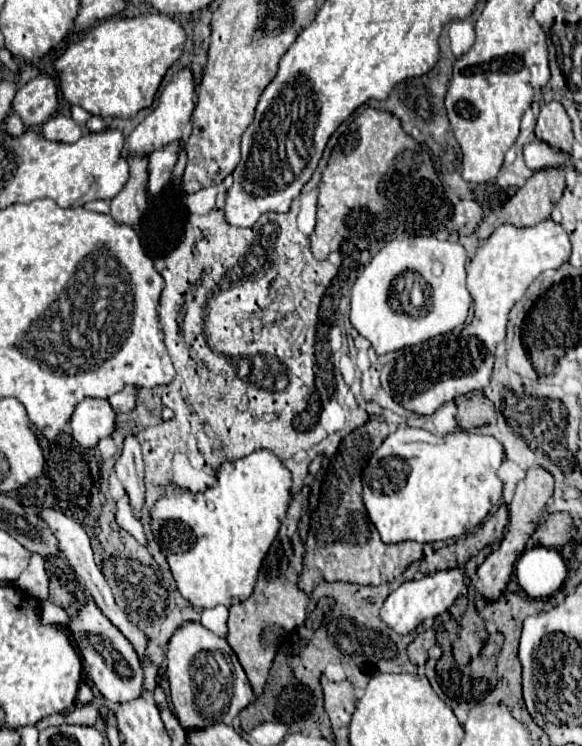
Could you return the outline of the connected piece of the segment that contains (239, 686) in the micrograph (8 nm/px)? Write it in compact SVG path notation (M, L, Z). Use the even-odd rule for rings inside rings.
M186 622L172 634L166 662L170 700L184 730L200 730L218 722L230 724L252 700L252 688L248 686L246 672L242 670L234 650L224 638L216 636L200 622Z

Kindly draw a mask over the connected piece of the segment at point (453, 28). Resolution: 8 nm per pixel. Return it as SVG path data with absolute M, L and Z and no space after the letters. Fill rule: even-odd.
M470 18L454 20L450 24L448 34L450 34L450 50L452 50L452 54L454 54L454 58L460 58L474 44L474 22Z

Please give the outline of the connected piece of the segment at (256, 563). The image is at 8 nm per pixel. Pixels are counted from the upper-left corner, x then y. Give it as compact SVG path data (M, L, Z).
M256 450L246 458L224 462L218 470L218 484L210 486L204 494L192 494L190 490L178 490L176 486L168 488L164 498L156 502L152 512L152 530L154 538L164 550L174 580L180 594L194 608L214 608L218 604L230 606L232 602L242 602L250 598L262 560L272 546L282 520L288 510L292 488L290 470L278 460L270 450Z

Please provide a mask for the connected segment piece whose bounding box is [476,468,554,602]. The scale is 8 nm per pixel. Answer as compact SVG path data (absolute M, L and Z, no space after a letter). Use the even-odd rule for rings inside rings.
M532 468L528 470L526 478L522 482L518 482L516 486L516 494L508 506L510 510L510 524L508 524L508 530L504 534L504 540L500 544L500 548L496 552L492 552L484 564L478 568L478 582L476 582L476 590L486 598L486 600L498 600L500 594L506 590L506 584L512 576L512 570L514 570L514 564L516 560L520 558L520 554L524 552L524 546L528 542L528 538L534 534L534 530L538 528L540 524L540 518L542 518L542 512L546 508L546 502L550 500L552 496L552 490L554 490L554 480L552 480L552 474L544 468Z

